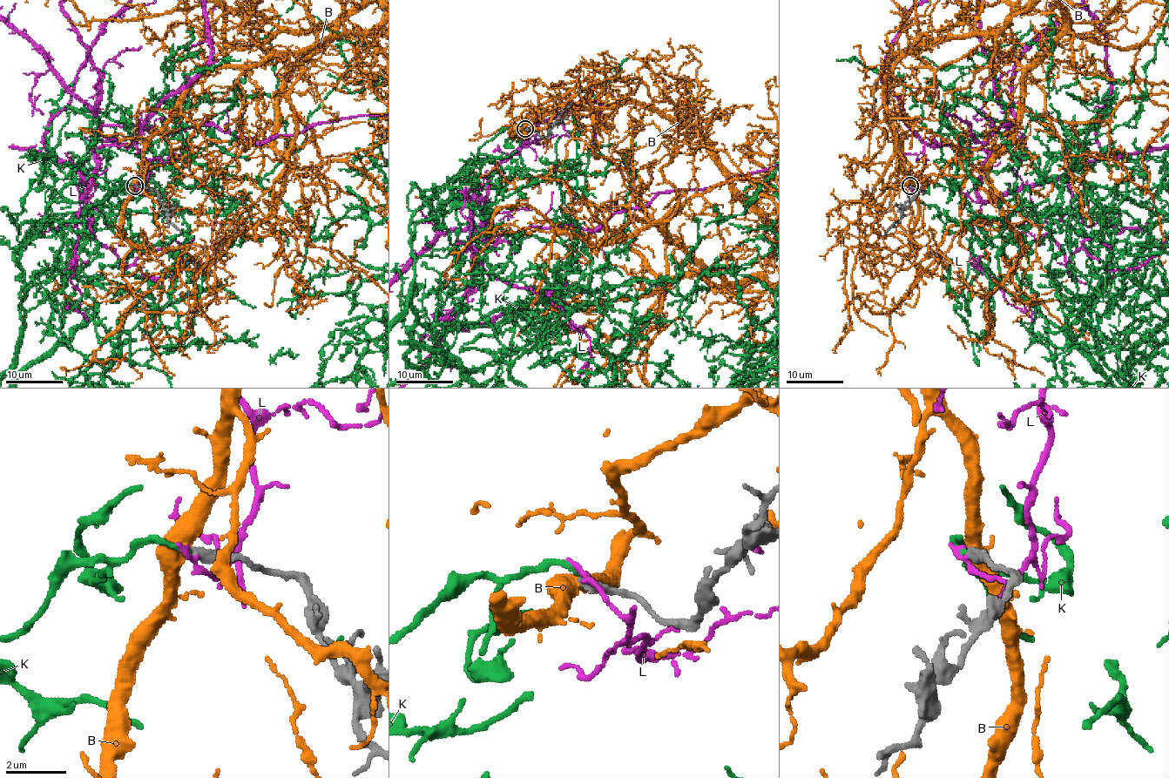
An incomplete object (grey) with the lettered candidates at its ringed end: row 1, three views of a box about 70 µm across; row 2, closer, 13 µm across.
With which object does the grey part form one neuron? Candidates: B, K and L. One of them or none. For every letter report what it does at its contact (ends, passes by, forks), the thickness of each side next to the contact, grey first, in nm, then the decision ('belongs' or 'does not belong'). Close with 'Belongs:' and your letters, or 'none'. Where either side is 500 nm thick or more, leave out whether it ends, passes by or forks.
B: 360 nm thick on the grey side, 600 nm on the other; does not belong
K: it ends there; 340 nm thick on the grey side, 160 nm on the other; belongs
L: it ends there; 360 nm thick on the grey side, 240 nm on the other; does not belong
Belongs: K

